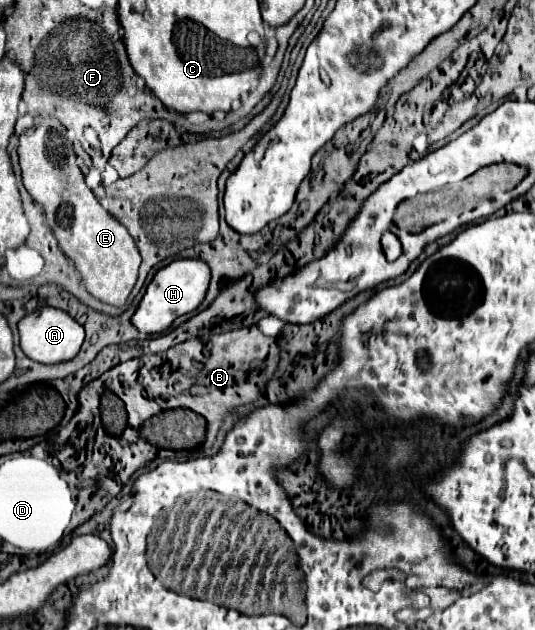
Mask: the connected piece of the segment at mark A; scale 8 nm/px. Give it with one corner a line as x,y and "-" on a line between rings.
42,307
22,317
18,323
22,351
38,363
60,363
78,355
84,341
84,327
66,311
56,307

